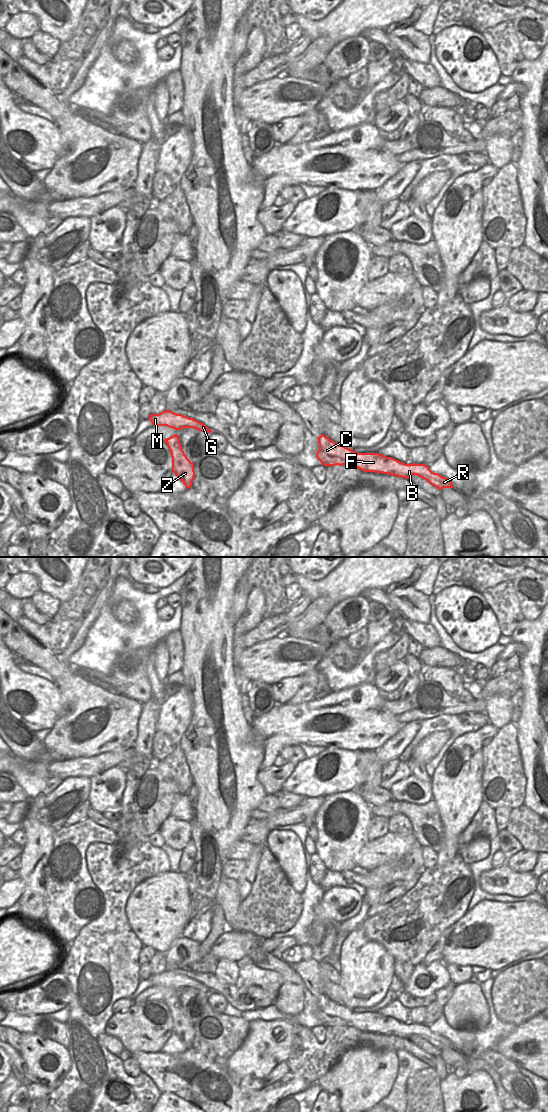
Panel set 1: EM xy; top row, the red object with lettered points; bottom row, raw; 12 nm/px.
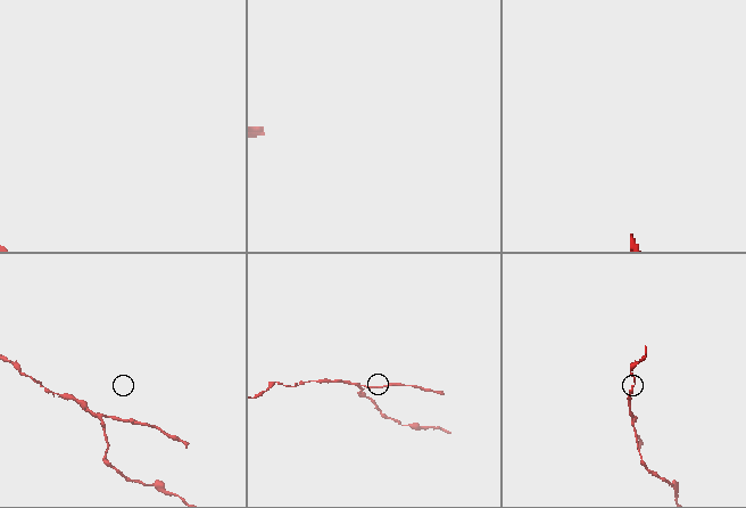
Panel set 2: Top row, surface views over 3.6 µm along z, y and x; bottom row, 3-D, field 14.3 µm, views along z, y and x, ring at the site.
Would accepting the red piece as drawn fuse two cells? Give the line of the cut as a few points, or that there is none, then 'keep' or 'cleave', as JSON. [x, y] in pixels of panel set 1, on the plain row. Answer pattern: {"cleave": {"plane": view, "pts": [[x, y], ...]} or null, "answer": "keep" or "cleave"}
{"cleave": {"plane": "xy", "pts": [[169, 997], [167, 1003]]}, "answer": "cleave"}

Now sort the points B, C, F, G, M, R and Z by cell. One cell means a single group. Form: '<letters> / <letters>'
B C F G M R / Z

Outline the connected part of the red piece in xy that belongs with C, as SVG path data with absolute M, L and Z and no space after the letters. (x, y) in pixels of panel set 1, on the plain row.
M324 994L317 999L319 1010L316 1017L325 1027L347 1025L364 1032L390 1034L406 1039L417 1035L439 1050L454 1048L449 1039L432 1032L425 1024L405 1024L379 1013L357 1013L353 1009L335 1003Z

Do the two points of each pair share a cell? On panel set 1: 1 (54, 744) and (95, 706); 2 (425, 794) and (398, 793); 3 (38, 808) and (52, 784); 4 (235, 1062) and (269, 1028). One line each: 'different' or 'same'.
1: same
2: same
3: different
4: same

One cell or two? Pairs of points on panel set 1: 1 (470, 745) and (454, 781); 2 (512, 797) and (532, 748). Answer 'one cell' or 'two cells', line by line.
1: one cell
2: two cells

